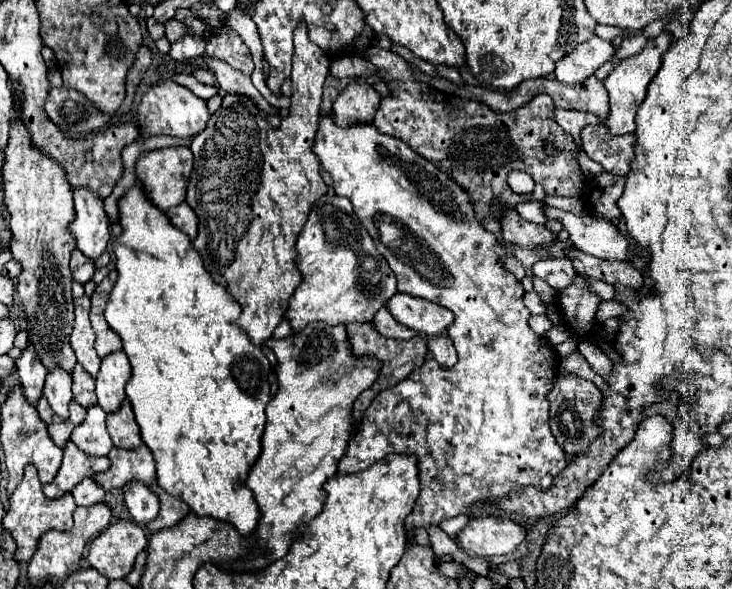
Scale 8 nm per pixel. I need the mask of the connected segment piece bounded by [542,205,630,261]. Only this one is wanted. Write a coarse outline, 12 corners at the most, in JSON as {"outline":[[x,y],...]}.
{"outline":[[544,205],[564,225],[576,249],[624,261],[630,243],[610,221],[576,217]]}

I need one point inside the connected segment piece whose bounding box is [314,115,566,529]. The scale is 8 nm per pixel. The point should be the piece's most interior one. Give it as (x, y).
(478, 430)

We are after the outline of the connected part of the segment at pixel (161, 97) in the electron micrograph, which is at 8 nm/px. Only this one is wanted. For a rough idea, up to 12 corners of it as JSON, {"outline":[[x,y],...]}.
{"outline":[[158,79],[138,107],[140,135],[198,135],[206,101]]}

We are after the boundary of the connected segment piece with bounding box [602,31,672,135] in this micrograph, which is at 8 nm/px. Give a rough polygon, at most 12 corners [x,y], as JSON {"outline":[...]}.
{"outline":[[672,35],[648,41],[604,79],[610,135],[634,133],[634,115]]}

